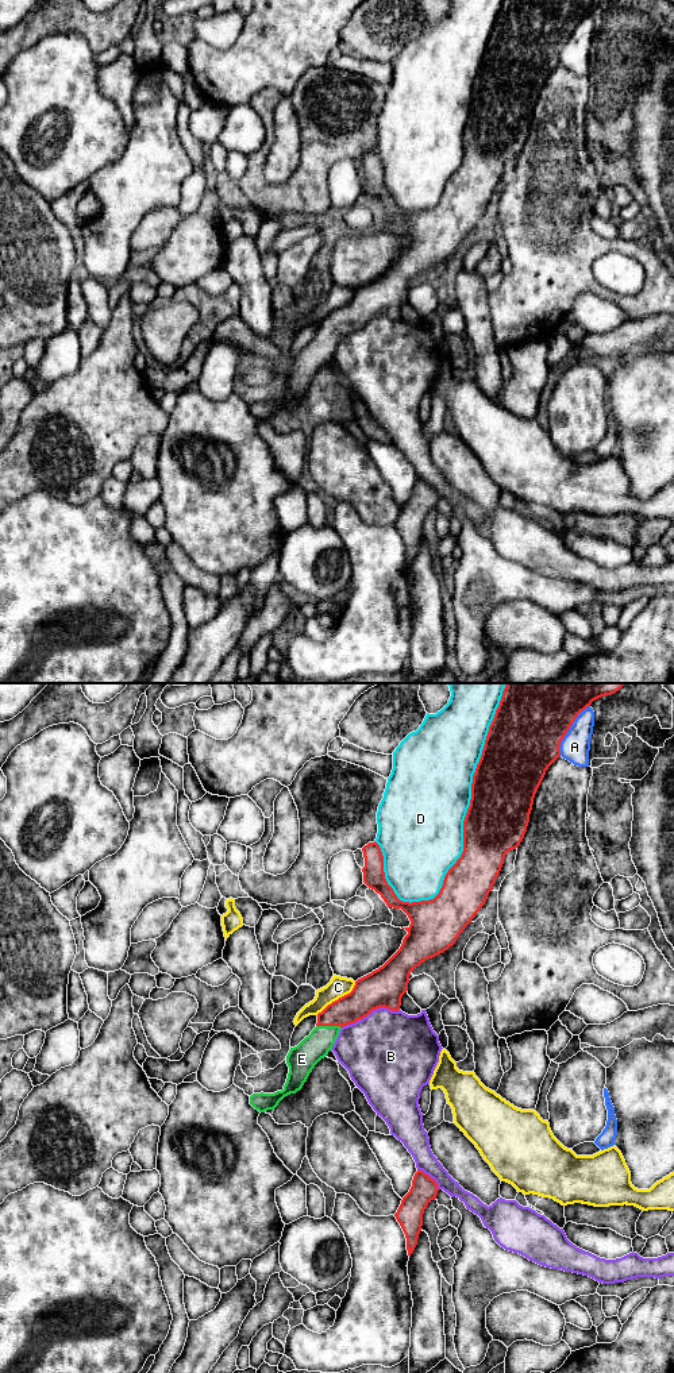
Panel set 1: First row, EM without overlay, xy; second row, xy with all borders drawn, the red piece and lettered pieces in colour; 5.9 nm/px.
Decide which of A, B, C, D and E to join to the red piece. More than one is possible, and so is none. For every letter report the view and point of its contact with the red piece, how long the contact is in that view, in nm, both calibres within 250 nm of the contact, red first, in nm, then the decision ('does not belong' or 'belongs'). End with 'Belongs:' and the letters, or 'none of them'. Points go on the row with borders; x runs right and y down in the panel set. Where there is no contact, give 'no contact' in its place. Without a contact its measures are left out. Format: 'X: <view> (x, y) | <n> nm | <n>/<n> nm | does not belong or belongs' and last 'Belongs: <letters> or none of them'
A: xy (569, 728) | 360 nm | 460/170 nm | does not belong
B: xy (370, 1011) | 360 nm | 240/480 nm | does not belong
C: xy (339, 998) | 300 nm | 220/120 nm | does not belong
D: xy (469, 806) | 1450 nm | 380/500 nm | does not belong
E: xy (328, 1025) | 150 nm | 170/160 nm | belongs
Belongs: E

